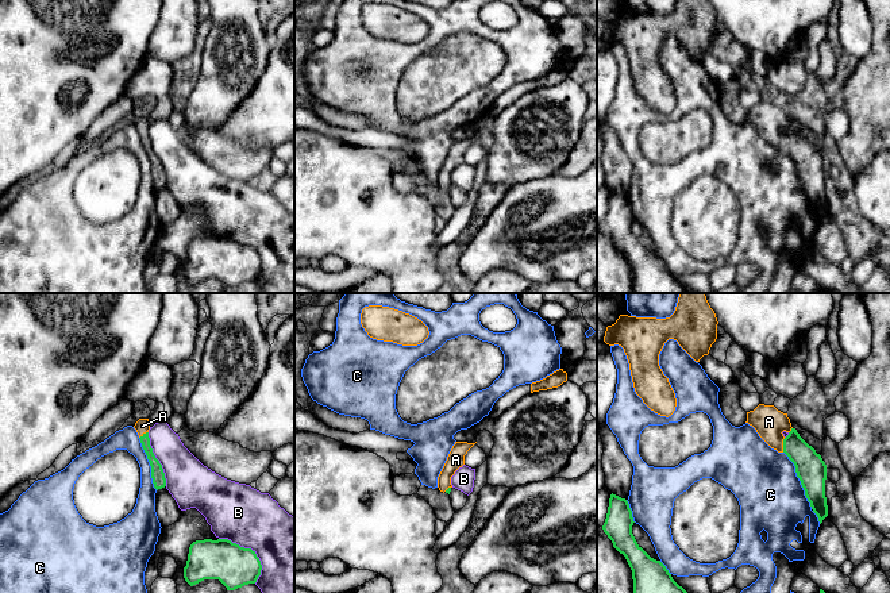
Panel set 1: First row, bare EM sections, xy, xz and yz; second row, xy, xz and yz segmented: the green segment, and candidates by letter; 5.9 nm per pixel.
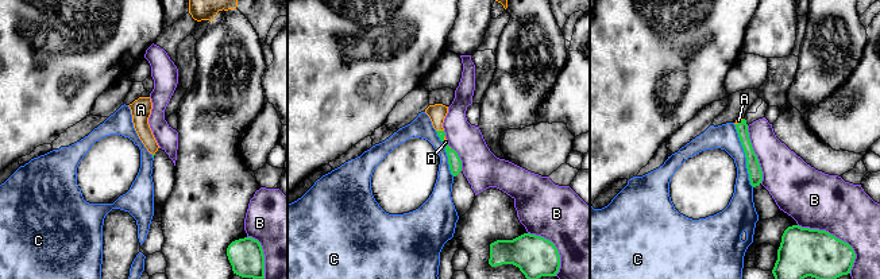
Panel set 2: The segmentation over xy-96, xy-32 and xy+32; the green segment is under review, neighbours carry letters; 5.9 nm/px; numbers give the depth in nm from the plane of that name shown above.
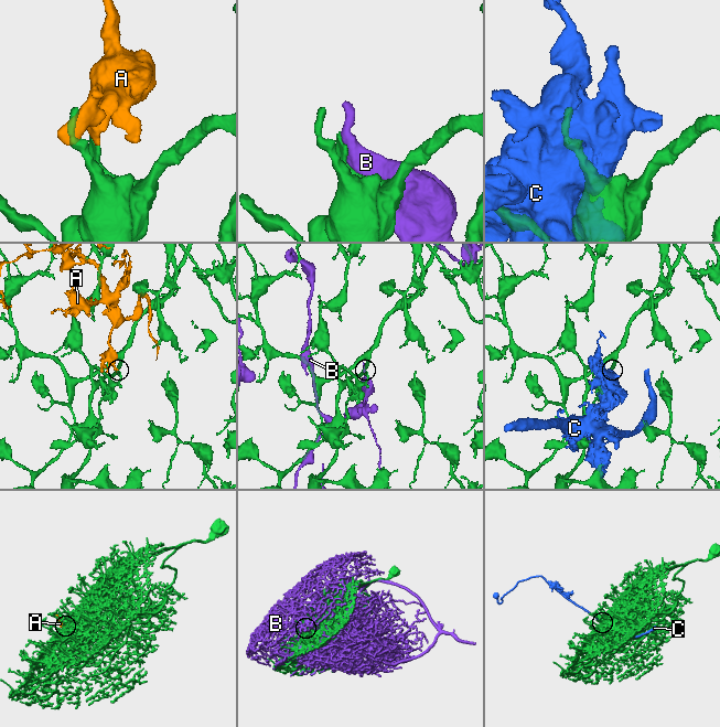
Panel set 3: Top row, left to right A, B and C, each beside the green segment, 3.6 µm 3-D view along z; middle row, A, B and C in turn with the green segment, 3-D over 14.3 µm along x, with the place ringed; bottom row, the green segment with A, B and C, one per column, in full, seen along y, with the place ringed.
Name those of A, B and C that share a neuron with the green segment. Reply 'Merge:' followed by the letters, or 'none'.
Merge: none

